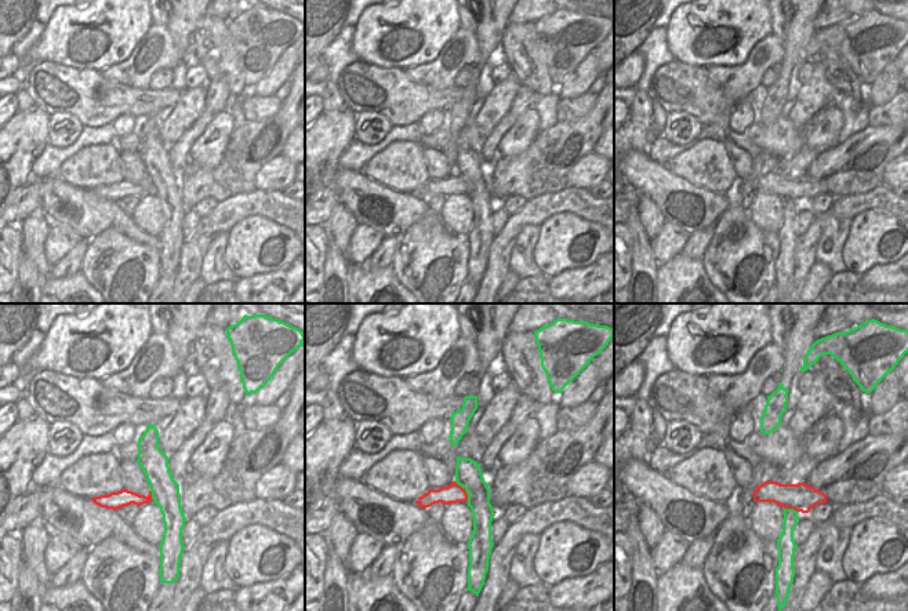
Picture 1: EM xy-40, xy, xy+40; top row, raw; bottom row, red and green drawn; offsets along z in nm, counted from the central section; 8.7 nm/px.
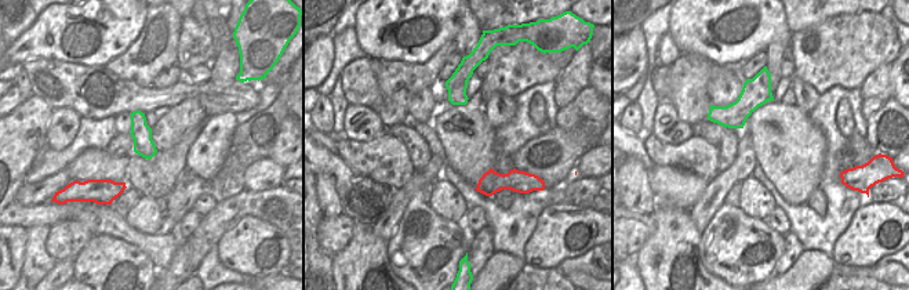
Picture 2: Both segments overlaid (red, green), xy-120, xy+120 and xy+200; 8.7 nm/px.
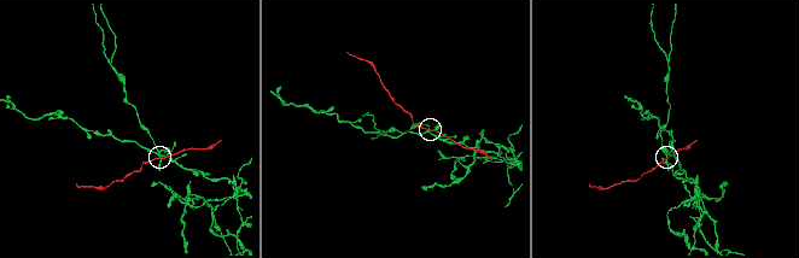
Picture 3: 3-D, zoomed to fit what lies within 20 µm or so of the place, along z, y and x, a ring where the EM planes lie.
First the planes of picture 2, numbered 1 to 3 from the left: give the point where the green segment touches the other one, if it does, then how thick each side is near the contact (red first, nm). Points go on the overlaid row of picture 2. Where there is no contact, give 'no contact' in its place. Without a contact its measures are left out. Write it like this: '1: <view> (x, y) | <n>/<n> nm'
1: no contact
2: no contact
3: no contact

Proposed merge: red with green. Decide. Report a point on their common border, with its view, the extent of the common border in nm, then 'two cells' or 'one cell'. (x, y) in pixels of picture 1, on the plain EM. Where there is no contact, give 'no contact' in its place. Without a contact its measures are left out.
xy (465, 182) | 220 nm | two cells

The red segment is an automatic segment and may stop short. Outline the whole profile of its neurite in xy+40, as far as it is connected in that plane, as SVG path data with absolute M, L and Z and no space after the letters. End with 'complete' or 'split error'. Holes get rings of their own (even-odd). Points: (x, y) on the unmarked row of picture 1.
M764 172L753 182L755 193L774 193L785 200L809 204L818 194L825 194L827 186L805 174L780 175Z; complete

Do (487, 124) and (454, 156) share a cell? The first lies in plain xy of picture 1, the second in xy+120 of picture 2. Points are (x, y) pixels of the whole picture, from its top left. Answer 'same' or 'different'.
different

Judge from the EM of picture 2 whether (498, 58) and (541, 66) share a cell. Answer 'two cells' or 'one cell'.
one cell

